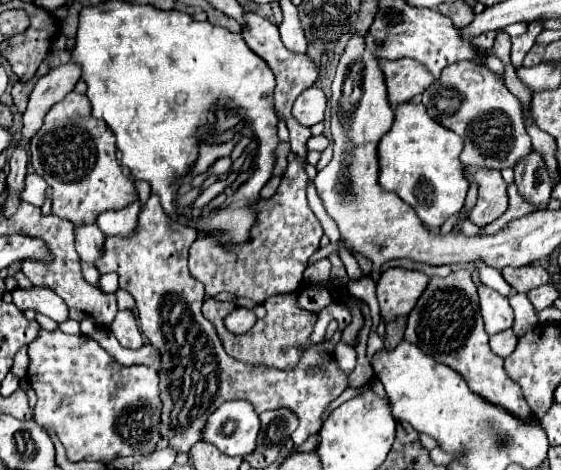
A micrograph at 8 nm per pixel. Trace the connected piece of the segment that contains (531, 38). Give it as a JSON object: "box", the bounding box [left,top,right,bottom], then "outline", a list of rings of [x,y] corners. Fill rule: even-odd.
{"box":[511,21,543,67],"outline":[[[535,21],[535,23],[531,23],[529,27],[527,27],[527,31],[523,33],[523,35],[519,35],[519,37],[513,37],[513,47],[511,47],[511,63],[515,65],[515,67],[519,67],[521,63],[523,63],[523,57],[529,53],[529,49],[535,45],[535,39],[537,39],[537,35],[543,31],[543,27],[541,27],[541,23],[539,21]]]}

